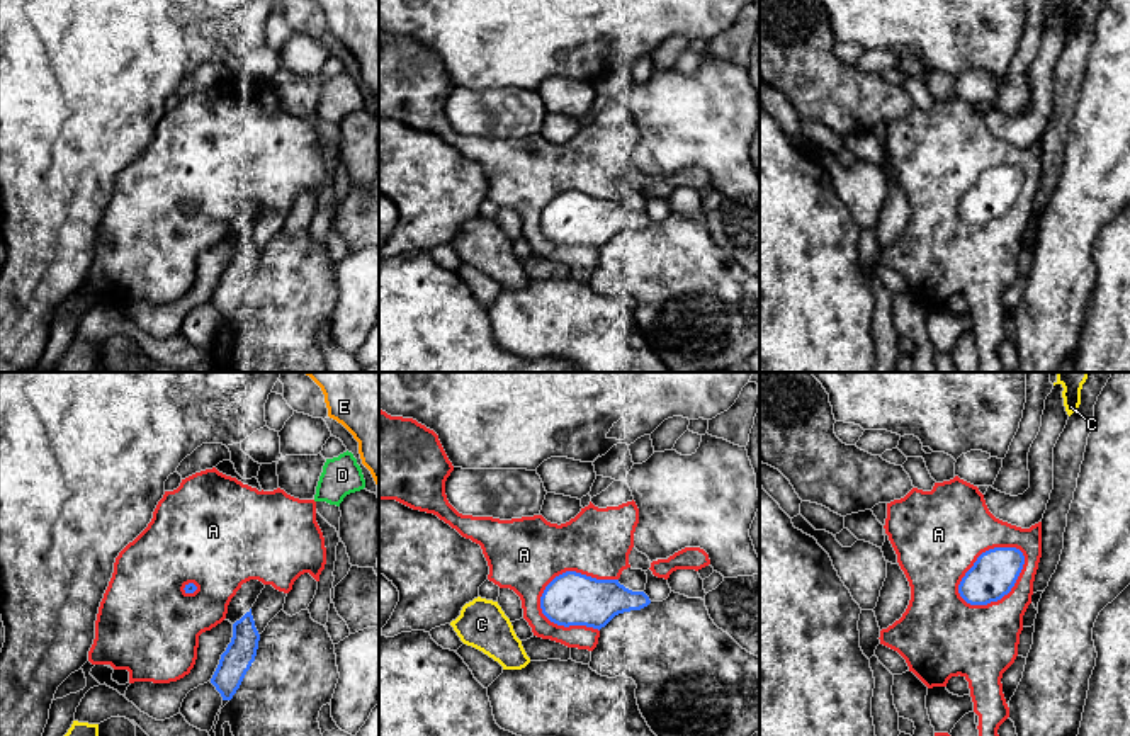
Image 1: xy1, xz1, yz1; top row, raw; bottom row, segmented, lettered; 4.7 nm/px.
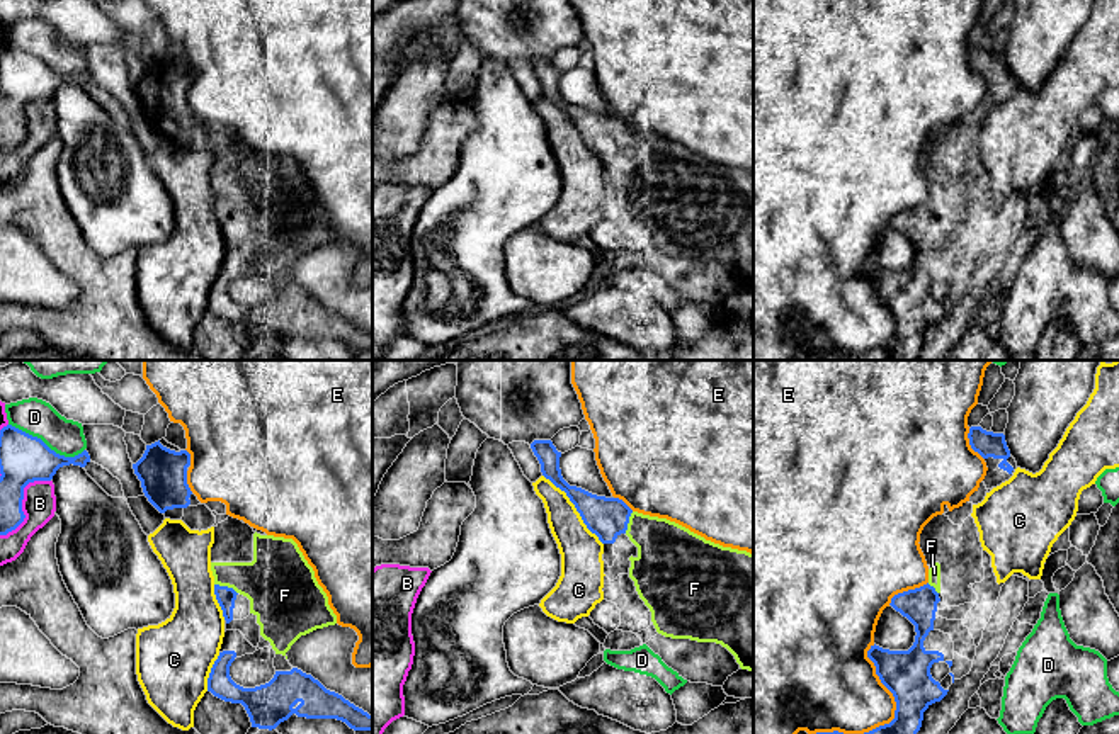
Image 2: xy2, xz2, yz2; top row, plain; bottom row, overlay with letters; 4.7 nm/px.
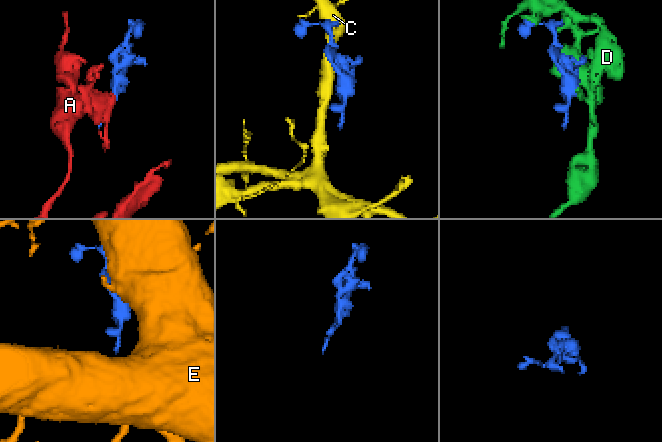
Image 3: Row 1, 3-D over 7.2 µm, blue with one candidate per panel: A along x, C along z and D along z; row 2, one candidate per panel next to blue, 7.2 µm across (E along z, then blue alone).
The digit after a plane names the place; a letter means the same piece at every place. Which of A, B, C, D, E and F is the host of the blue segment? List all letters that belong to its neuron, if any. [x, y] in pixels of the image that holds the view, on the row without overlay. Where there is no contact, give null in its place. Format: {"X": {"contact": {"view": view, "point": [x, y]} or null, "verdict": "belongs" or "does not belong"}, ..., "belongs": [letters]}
{"A": {"contact": {"view": "yz1", "point": [981, 174]}, "verdict": "does not belong"}, "B": {"contact": {"view": "xy2", "point": [21, 123]}, "verdict": "does not belong"}, "C": {"contact": {"view": "xz2", "point": [575, 126]}, "verdict": "does not belong"}, "D": {"contact": {"view": "xy2", "point": [45, 63]}, "verdict": "does not belong"}, "E": {"contact": {"view": "yz2", "point": [890, 342]}, "verdict": "does not belong"}, "F": {"contact": {"view": "xy2", "point": [227, 206]}, "verdict": "belongs"}, "belongs": ["F"]}

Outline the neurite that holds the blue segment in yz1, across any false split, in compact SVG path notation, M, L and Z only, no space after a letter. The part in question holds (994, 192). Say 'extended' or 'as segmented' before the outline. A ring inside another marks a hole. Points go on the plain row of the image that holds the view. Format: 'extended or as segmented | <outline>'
as segmented | M994 167L982 172L958 204L960 216L970 224L1001 219L1014 206L1025 184L1016 167Z

